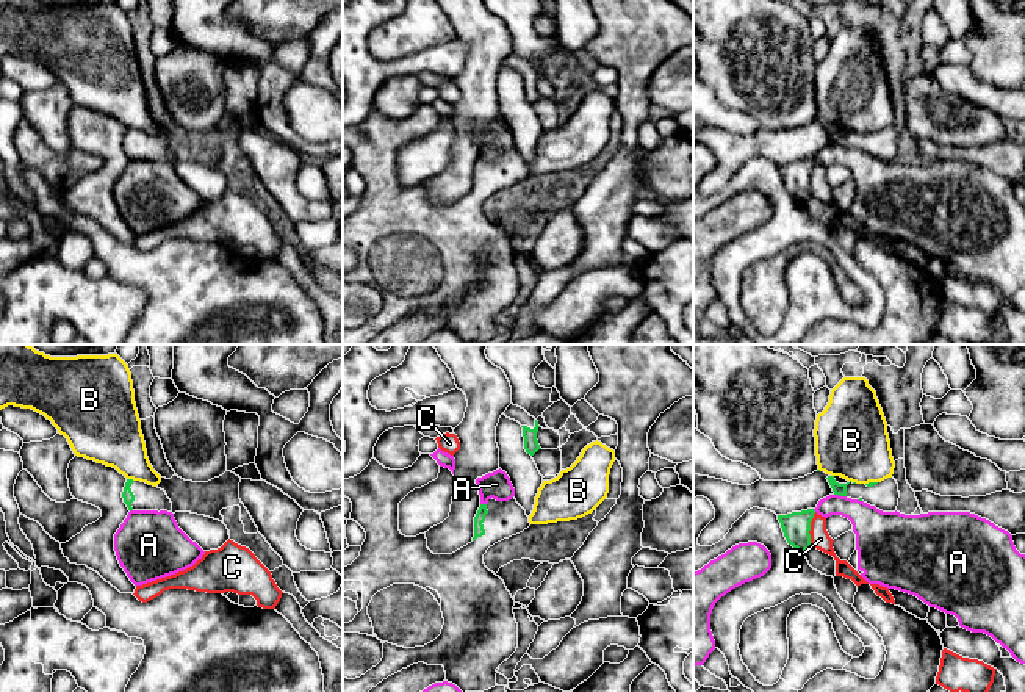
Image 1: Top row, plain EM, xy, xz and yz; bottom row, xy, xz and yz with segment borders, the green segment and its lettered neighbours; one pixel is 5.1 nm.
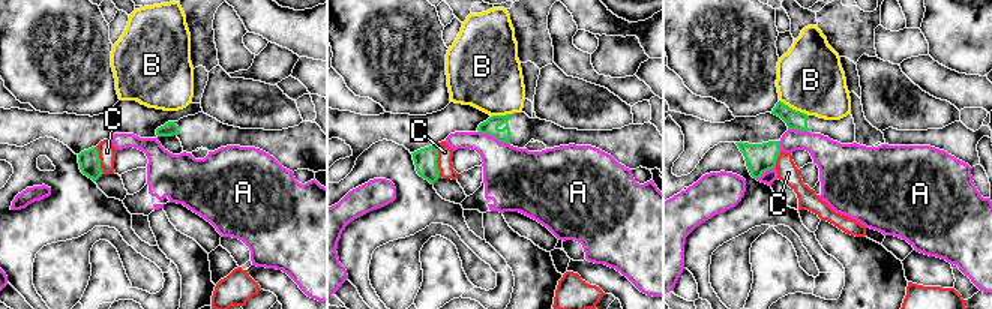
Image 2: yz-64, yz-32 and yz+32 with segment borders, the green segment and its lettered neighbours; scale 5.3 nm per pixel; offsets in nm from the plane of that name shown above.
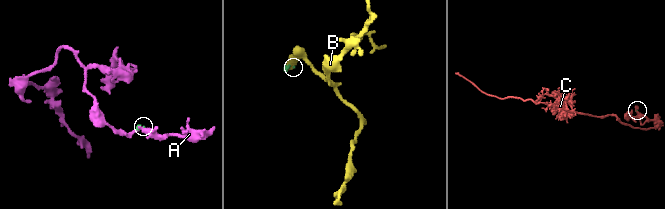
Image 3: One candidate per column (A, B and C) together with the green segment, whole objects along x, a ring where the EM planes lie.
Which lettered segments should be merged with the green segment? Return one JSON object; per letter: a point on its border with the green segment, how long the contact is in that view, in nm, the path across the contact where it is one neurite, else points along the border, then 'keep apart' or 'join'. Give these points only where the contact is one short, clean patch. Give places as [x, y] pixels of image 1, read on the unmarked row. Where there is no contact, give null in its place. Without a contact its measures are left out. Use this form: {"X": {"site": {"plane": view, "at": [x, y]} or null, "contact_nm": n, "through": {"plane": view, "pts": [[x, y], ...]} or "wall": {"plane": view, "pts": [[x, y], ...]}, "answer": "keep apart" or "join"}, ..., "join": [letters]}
{"A": {"site": {"plane": "yz", "at": [841, 144]}, "contact_nm": 70, "answer": "keep apart"}, "B": {"site": {"plane": "xy", "at": [130, 129]}, "contact_nm": 40, "wall": {"plane": "xy", "pts": [[127, 127], [133, 130]]}, "answer": "keep apart"}, "C": {"site": {"plane": "yz", "at": [809, 179]}, "contact_nm": 180, "wall": {"plane": "yz", "pts": [[816, 162], [811, 171], [809, 194]]}, "answer": "keep apart"}, "join": []}

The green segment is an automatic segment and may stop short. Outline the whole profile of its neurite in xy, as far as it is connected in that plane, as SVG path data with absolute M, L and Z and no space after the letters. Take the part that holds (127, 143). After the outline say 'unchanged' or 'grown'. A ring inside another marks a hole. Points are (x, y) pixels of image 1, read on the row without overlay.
M127 128L122 147L128 160L172 161L172 152L166 141L141 130Z; grown

